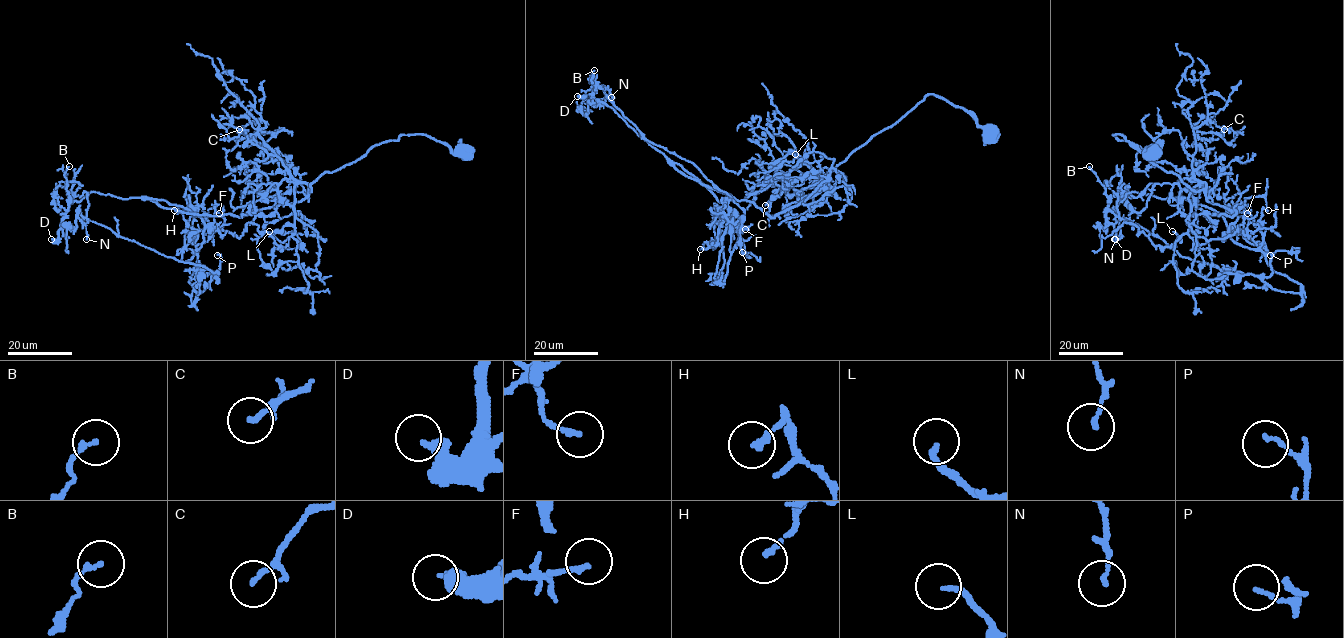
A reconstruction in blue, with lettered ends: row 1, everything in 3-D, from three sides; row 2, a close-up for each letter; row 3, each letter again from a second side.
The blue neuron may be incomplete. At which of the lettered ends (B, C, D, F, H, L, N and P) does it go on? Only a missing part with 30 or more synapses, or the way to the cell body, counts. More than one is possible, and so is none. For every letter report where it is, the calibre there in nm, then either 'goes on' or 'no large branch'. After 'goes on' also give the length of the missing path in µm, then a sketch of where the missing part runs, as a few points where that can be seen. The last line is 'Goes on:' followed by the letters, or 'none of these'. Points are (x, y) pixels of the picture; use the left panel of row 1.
B: place (69, 166); calibre 150 nm; no large branch
C: place (239, 129); calibre 140 nm; no large branch
D: place (51, 239); calibre 240 nm; no large branch
F: place (219, 213); calibre 160 nm; no large branch
H: place (174, 210); calibre 200 nm; no large branch
L: place (269, 231); calibre 170 nm; goes on; missing 20 µm; course (269, 231), (261, 235), (254, 232), (245, 238), (247, 251), (242, 258)
N: place (86, 239); calibre 130 nm; no large branch
P: place (217, 255); calibre 120 nm; no large branch
Goes on: L

